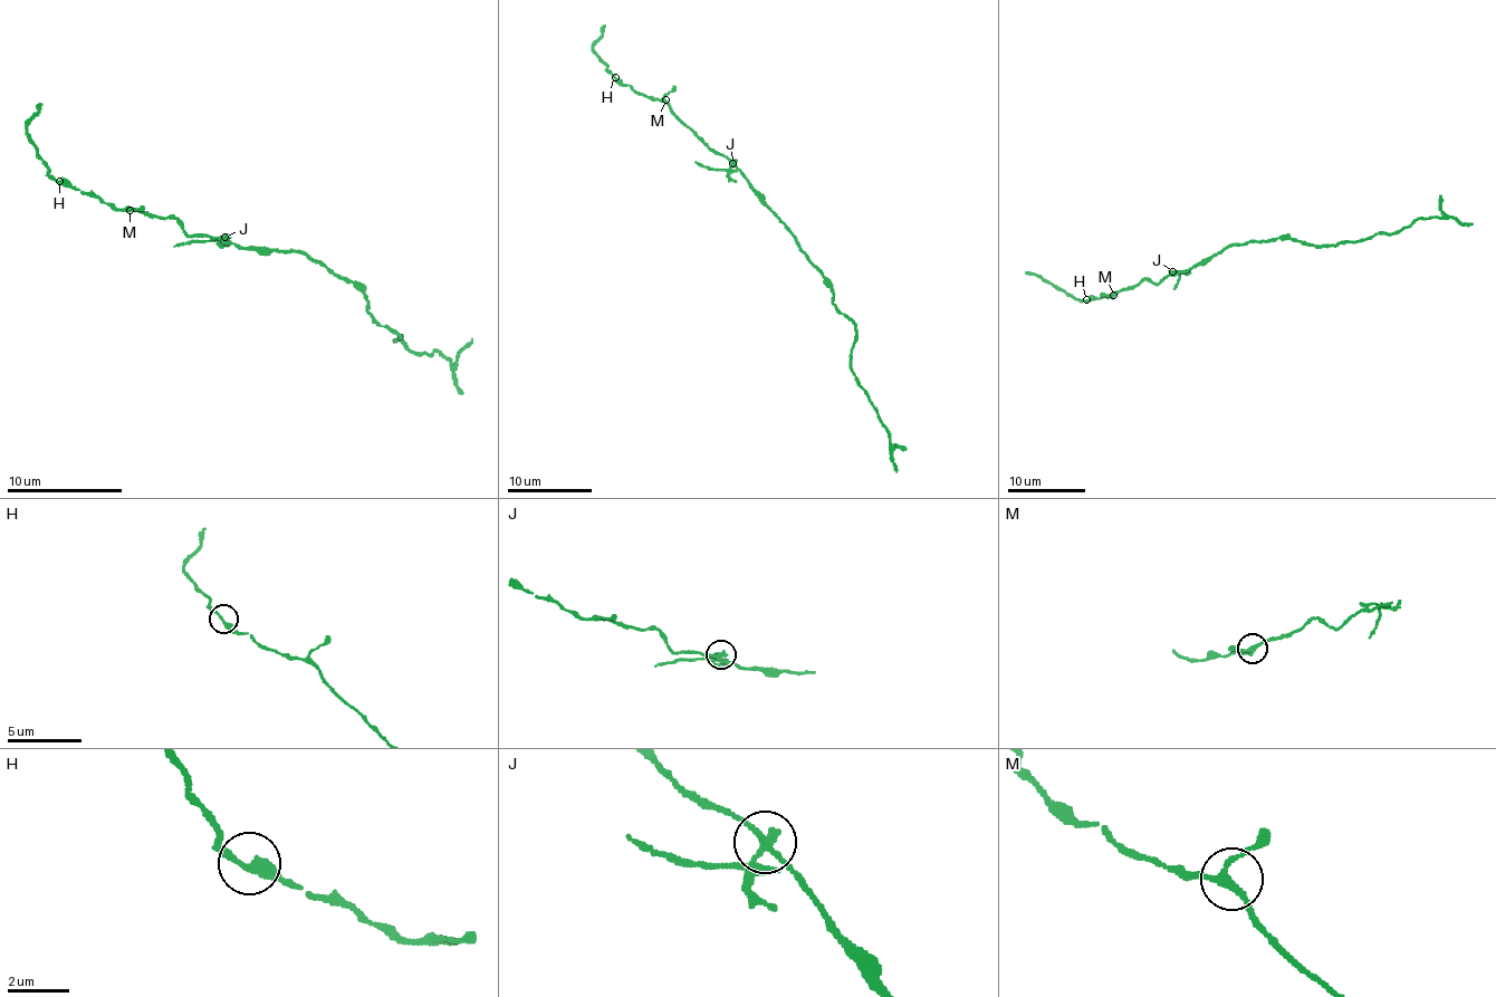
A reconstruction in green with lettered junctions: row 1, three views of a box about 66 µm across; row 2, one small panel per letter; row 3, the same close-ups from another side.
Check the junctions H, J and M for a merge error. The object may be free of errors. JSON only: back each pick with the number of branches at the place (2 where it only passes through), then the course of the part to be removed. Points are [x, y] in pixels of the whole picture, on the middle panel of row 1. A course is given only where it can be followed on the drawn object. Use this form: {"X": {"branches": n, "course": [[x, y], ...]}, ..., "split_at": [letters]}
{"J": {"branches": 3, "course": [[732, 164], [727, 170], [708, 170], [694, 162]]}, "split_at": ["J"]}

